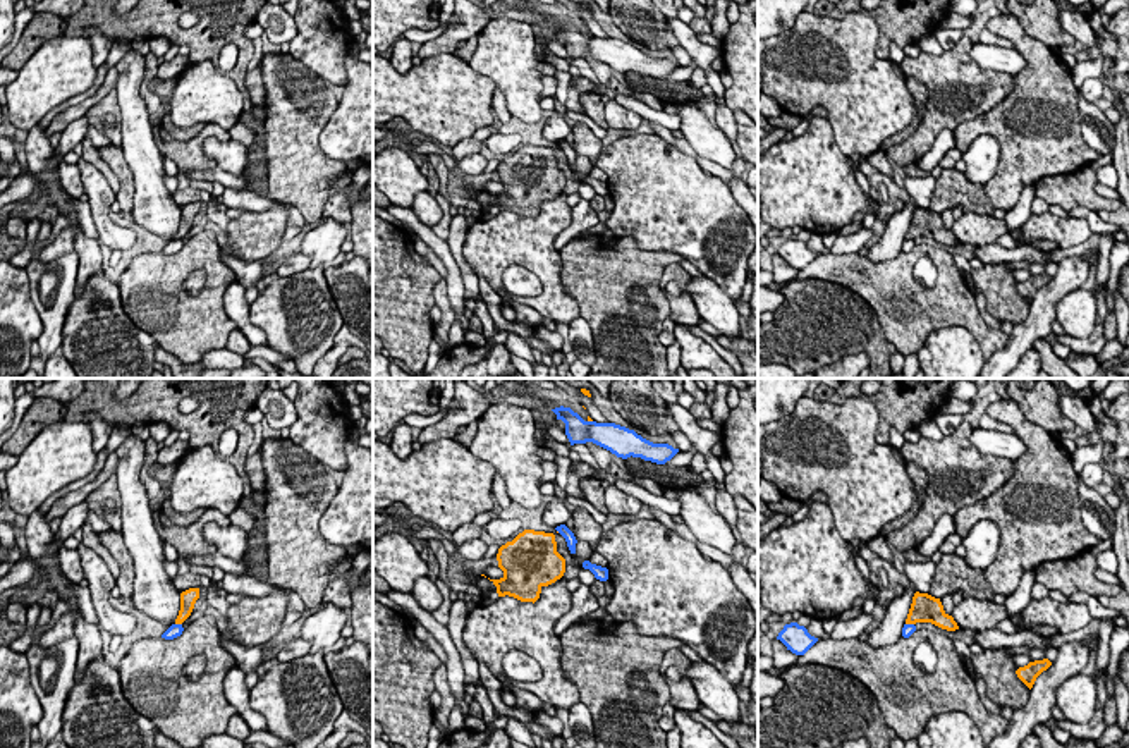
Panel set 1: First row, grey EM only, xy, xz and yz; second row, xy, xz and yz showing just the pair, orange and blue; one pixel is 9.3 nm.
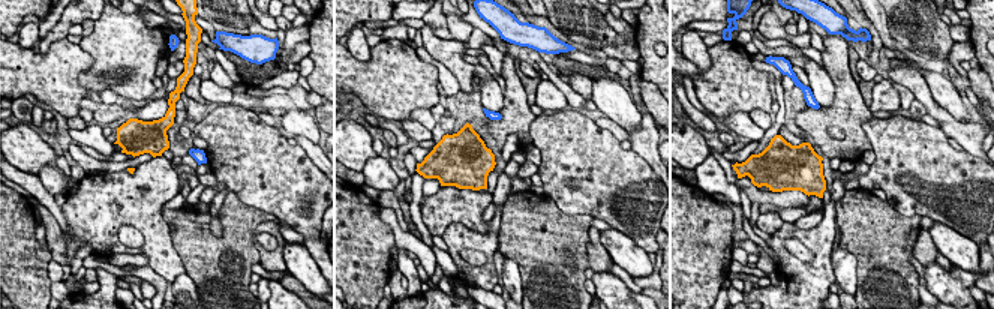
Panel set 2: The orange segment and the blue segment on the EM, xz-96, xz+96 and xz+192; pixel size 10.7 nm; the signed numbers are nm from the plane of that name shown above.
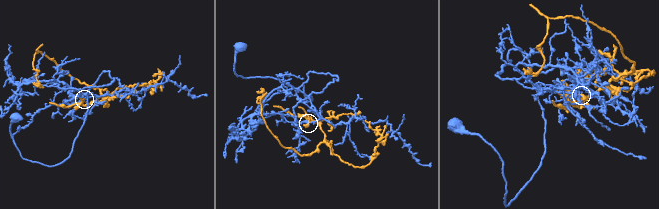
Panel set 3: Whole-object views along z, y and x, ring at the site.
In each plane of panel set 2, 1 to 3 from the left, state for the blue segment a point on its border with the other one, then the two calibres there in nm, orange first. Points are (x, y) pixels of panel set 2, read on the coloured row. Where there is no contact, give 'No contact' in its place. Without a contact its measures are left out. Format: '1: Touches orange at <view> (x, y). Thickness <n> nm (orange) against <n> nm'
1: No contact
2: No contact
3: No contact

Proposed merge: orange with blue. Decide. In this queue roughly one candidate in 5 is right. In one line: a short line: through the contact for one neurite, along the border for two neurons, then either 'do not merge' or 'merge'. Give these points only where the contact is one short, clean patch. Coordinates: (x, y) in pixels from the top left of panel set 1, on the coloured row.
line xy (176, 623), (181, 625); do not merge

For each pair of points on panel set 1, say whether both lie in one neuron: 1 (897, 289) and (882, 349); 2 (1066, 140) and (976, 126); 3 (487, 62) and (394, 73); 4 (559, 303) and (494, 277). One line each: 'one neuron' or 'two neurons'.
1: two neurons
2: one neuron
3: one neuron
4: one neuron

